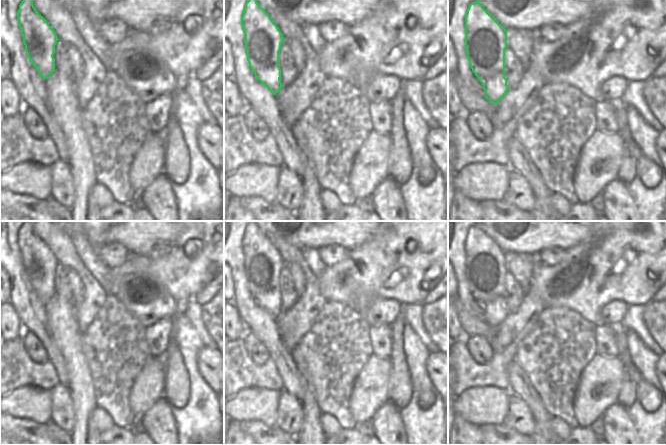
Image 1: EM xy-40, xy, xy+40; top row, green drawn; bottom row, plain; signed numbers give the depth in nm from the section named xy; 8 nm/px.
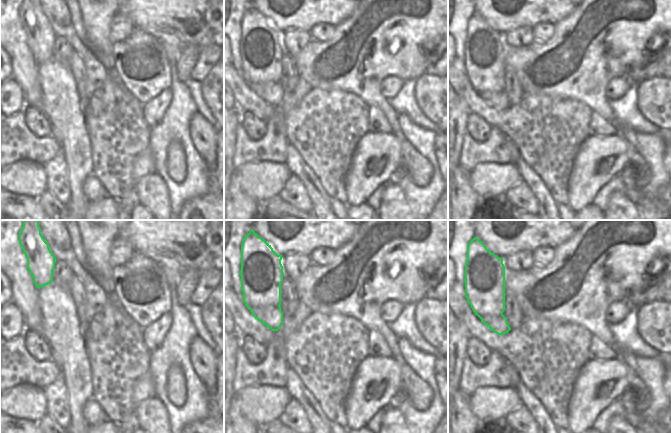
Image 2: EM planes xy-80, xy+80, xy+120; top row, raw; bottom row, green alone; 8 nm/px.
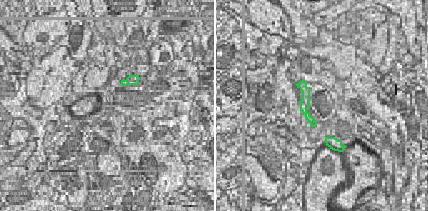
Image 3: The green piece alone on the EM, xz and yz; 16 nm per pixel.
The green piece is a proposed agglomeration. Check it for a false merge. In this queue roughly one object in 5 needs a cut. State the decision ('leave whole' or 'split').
leave whole

